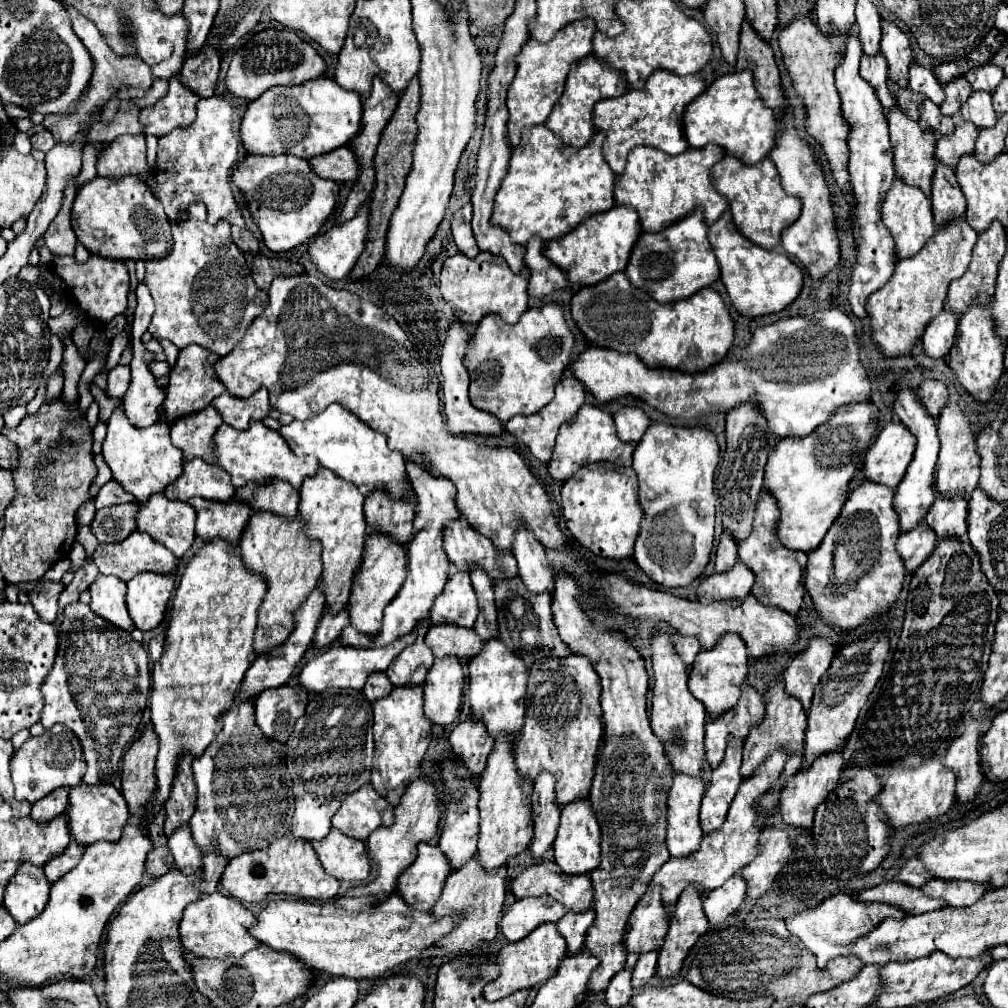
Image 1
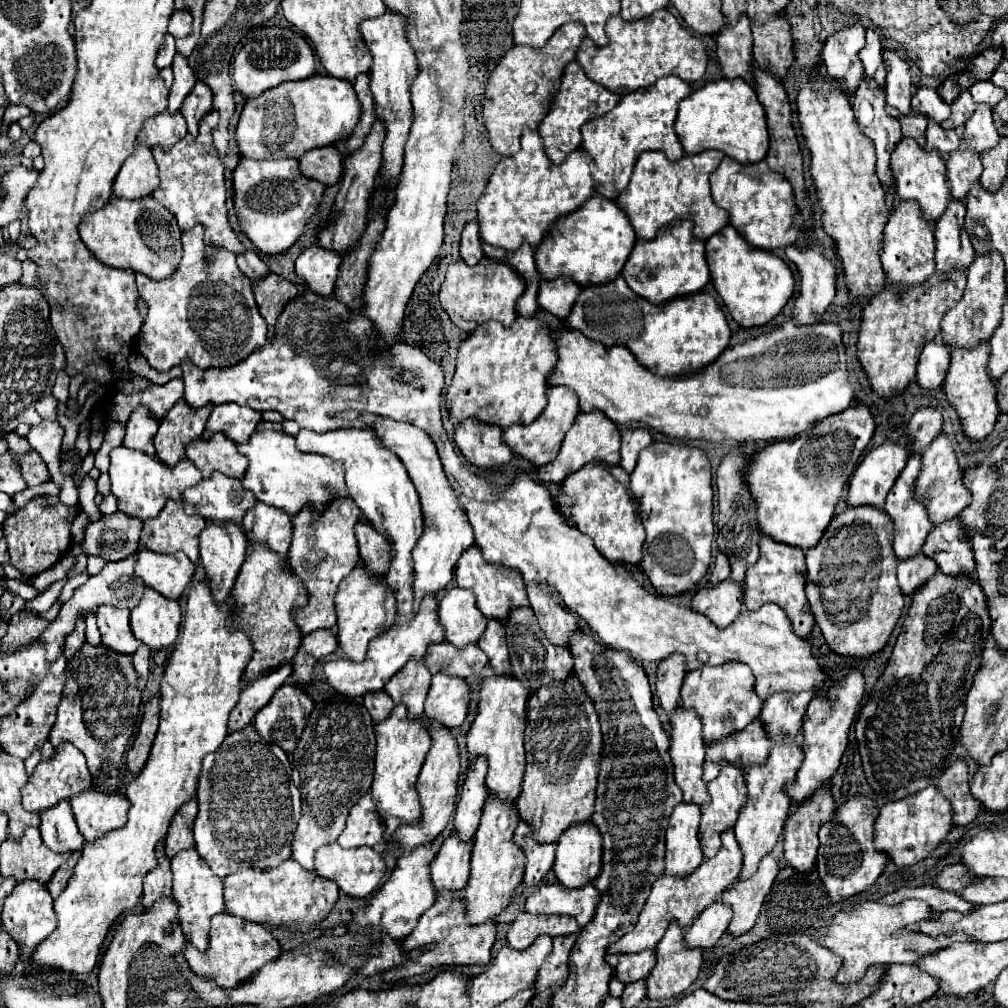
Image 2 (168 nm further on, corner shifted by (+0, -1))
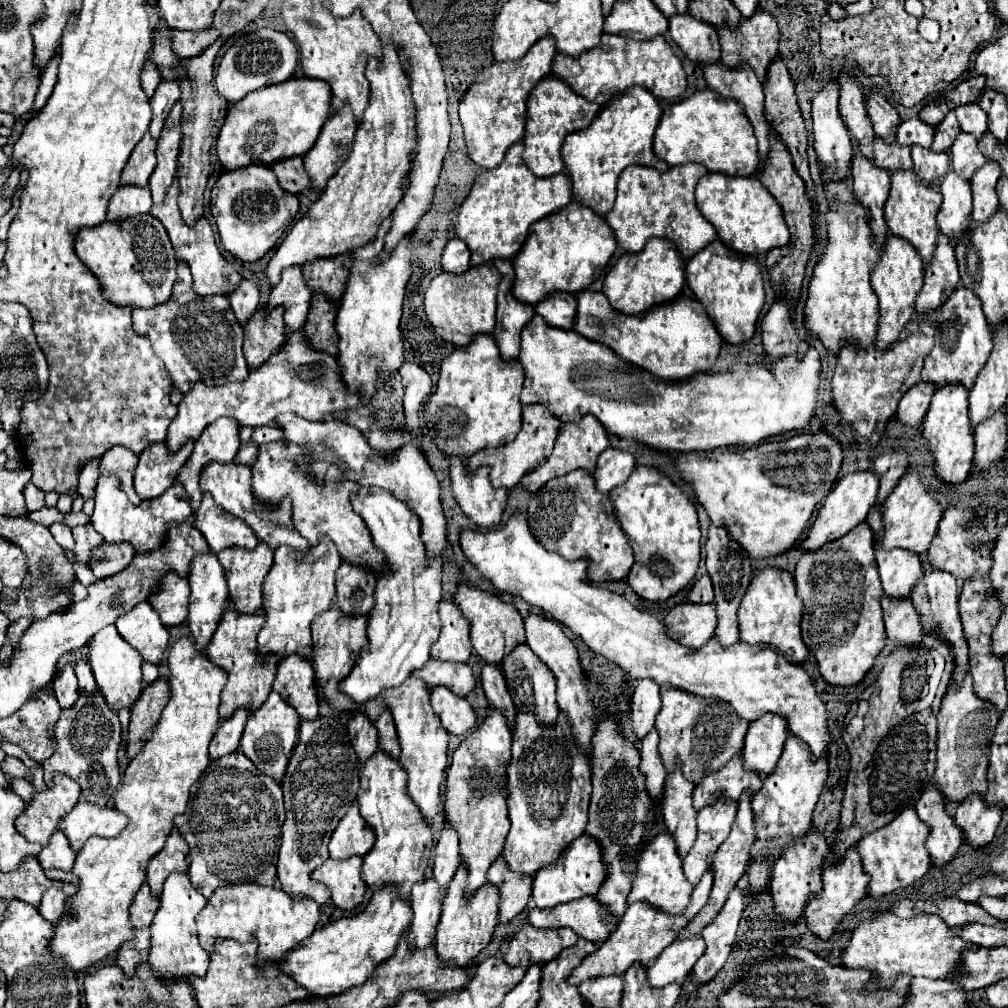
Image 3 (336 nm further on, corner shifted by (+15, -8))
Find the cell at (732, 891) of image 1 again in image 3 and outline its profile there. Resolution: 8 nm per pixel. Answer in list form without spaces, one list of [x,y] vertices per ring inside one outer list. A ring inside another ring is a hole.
[[[694,936],[692,940],[676,940],[668,946],[648,968],[648,984],[650,988],[664,988],[672,982],[682,982],[688,972],[694,968],[696,960],[704,954],[702,936]]]

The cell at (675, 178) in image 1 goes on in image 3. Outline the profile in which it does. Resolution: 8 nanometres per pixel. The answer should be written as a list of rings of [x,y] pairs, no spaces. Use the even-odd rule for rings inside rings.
[[[682,164],[668,168],[666,172],[646,166],[628,166],[618,178],[614,208],[606,214],[606,222],[612,228],[618,246],[626,252],[640,252],[646,242],[656,236],[674,242],[678,254],[684,260],[690,260],[704,246],[712,244],[716,240],[716,230],[700,214],[694,200],[694,188],[706,172],[708,170],[702,164]]]

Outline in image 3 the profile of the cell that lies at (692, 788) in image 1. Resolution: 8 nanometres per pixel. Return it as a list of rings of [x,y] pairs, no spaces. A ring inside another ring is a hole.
[[[662,832],[640,854],[638,866],[636,866],[636,878],[632,880],[632,890],[626,896],[626,902],[628,904],[646,902],[666,914],[680,916],[690,904],[692,890],[694,890],[694,886],[686,880],[686,876],[682,872],[682,860],[676,854],[676,842],[672,840],[672,834]]]

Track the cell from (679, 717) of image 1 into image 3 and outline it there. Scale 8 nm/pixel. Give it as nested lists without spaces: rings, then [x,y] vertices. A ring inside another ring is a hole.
[[[680,768],[668,774],[664,786],[662,814],[668,832],[676,838],[680,858],[684,858],[696,842],[696,812],[692,808],[692,790],[694,786],[684,780]]]

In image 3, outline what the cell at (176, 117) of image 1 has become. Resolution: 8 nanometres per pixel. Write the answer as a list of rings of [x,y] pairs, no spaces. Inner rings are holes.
[[[148,134],[136,144],[132,150],[128,164],[122,170],[120,184],[122,186],[148,186],[148,178],[154,172],[156,166],[156,140],[152,140]]]

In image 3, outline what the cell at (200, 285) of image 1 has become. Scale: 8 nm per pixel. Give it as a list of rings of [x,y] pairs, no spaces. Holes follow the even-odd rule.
[[[178,262],[178,280],[170,300],[150,310],[134,308],[132,318],[136,332],[146,336],[152,342],[154,354],[164,360],[178,390],[188,392],[196,382],[220,386],[248,378],[248,366],[242,354],[244,330],[232,316],[228,296],[196,296],[186,264]]]

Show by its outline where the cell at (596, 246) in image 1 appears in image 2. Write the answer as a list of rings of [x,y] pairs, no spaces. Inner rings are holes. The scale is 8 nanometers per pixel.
[[[595,195],[587,201],[587,205],[581,205],[575,213],[569,213],[563,221],[555,223],[555,229],[551,229],[551,233],[547,233],[543,243],[535,249],[535,265],[541,277],[565,275],[581,287],[607,283],[621,273],[635,239],[635,231],[623,209],[609,199]]]

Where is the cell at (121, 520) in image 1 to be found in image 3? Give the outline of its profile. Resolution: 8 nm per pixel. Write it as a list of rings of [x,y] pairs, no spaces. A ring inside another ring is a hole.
[[[102,544],[98,550],[94,550],[96,562],[92,564],[92,572],[98,580],[110,578],[118,572],[122,572],[134,558],[132,548],[128,544]]]

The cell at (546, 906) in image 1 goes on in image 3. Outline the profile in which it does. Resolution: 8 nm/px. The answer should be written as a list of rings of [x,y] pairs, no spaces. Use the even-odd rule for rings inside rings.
[[[526,924],[510,942],[506,952],[506,962],[510,966],[518,966],[524,954],[530,954],[532,964],[546,964],[554,960],[564,948],[574,946],[578,936],[570,928],[556,928],[556,930],[538,930],[532,924]]]

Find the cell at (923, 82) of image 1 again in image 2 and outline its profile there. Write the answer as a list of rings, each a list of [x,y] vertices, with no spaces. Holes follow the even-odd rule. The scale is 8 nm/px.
[[[919,87],[915,91],[911,111],[923,113],[923,115],[935,119],[937,123],[941,123],[949,117],[949,105],[939,97],[939,93],[933,87]]]

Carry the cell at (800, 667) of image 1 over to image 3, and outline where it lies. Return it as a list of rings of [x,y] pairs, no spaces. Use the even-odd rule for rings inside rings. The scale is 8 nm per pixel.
[[[760,716],[760,720],[752,722],[746,732],[742,754],[744,768],[768,776],[776,768],[786,738],[788,730],[780,716]]]

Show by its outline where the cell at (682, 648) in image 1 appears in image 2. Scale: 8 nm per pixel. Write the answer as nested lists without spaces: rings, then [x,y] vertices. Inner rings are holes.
[[[681,653],[669,655],[657,667],[655,689],[657,689],[659,703],[667,713],[671,713],[675,705],[679,703],[679,691],[681,691],[685,675],[687,675],[687,669],[685,669],[685,659],[681,657]]]

